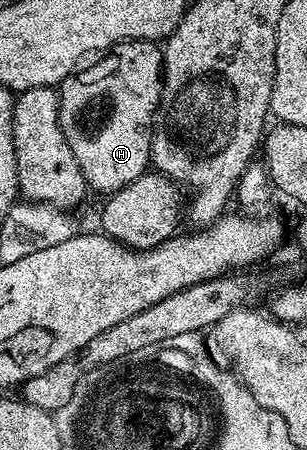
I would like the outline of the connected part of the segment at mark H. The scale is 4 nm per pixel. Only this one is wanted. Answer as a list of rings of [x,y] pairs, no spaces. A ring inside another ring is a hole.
[[[129,39],[127,42],[119,43],[116,47],[111,48],[95,61],[96,63],[92,67],[84,66],[82,69],[76,70],[68,79],[59,84],[57,88],[59,92],[59,124],[65,133],[65,141],[69,141],[69,149],[73,149],[73,157],[77,157],[77,165],[81,165],[81,173],[87,179],[88,188],[95,190],[96,187],[99,191],[114,193],[120,191],[125,185],[137,181],[137,177],[148,174],[149,168],[152,166],[151,136],[157,123],[159,100],[163,97],[163,52],[154,42],[146,39]]]

